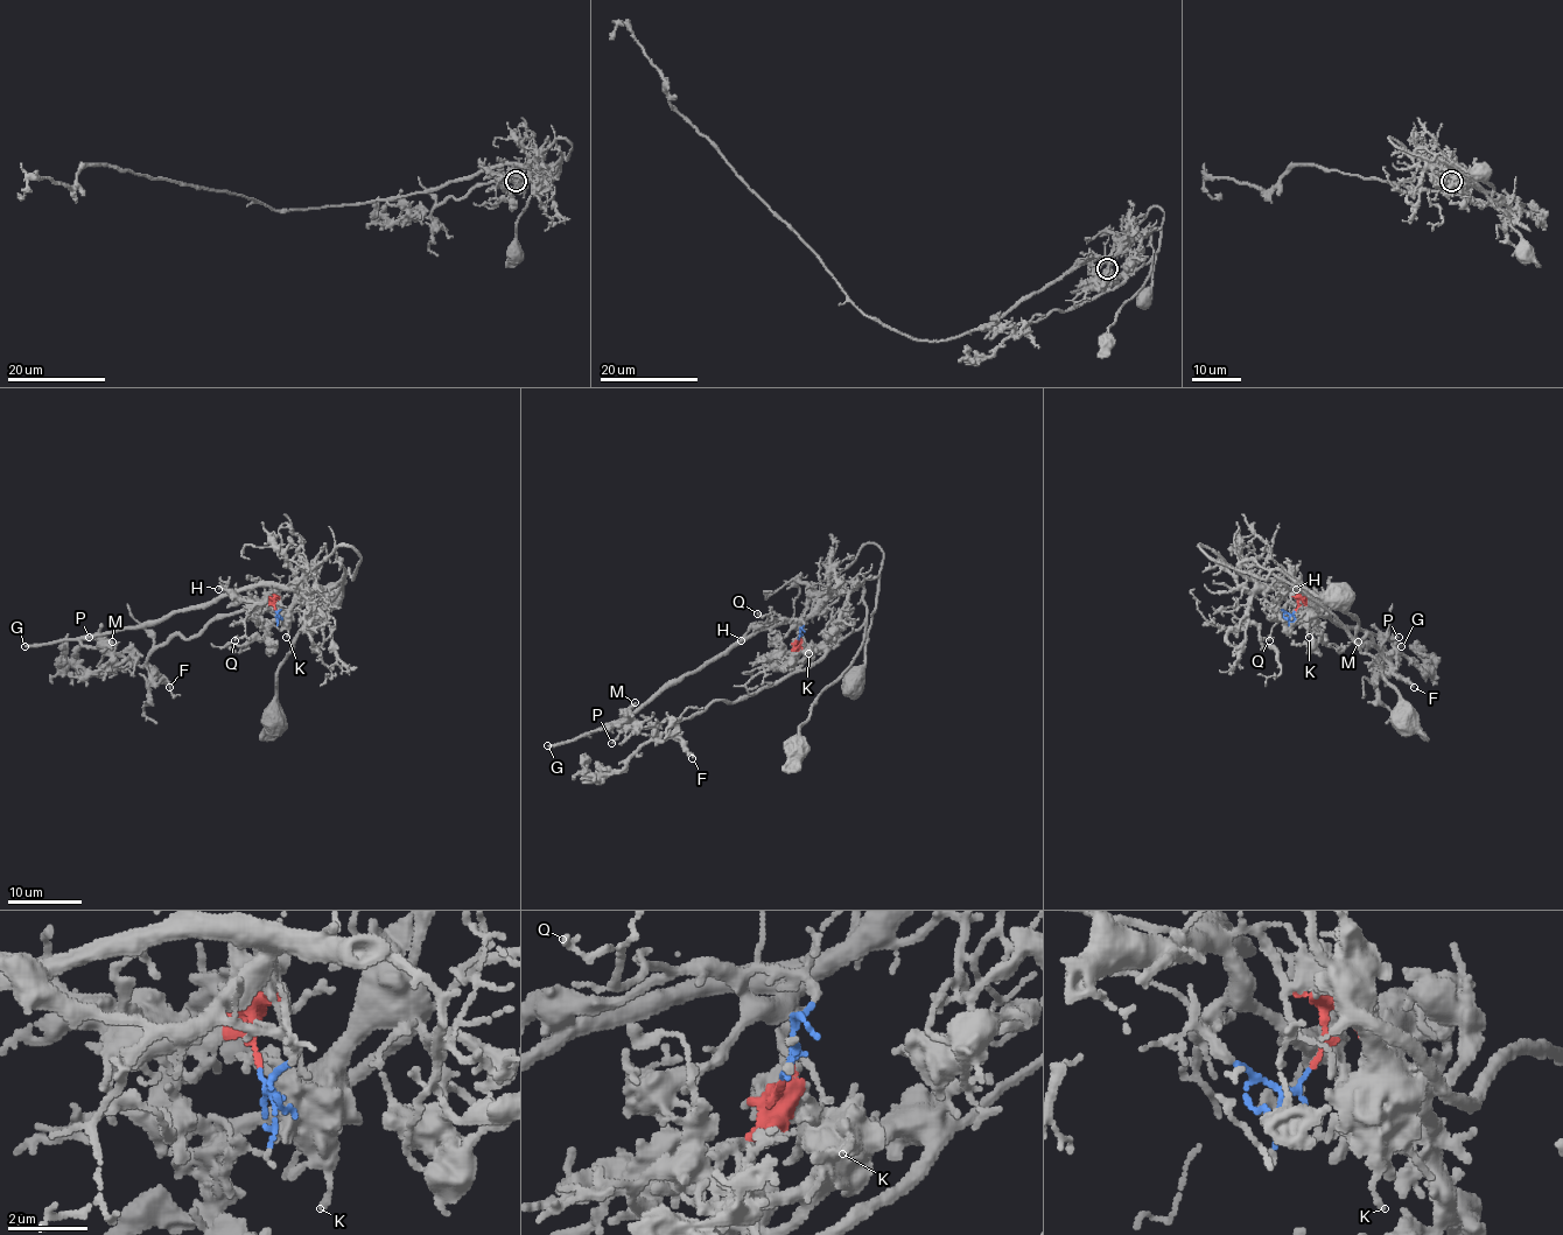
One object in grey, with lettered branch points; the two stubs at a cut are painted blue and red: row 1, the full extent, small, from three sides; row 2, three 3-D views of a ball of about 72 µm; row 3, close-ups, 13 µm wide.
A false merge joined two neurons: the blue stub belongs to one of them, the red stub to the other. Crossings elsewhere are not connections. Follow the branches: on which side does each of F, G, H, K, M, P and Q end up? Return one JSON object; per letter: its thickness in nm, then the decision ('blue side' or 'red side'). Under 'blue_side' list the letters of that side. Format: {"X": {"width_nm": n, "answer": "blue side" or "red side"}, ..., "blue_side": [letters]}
{"F": {"width_nm": 220, "answer": "red side"}, "G": {"width_nm": 240, "answer": "blue side"}, "H": {"width_nm": 120, "answer": "blue side"}, "K": {"width_nm": 130, "answer": "red side"}, "M": {"width_nm": 440, "answer": "blue side"}, "P": {"width_nm": 200, "answer": "blue side"}, "Q": {"width_nm": 130, "answer": "blue side"}, "blue_side": ["G", "H", "M", "P", "Q"]}

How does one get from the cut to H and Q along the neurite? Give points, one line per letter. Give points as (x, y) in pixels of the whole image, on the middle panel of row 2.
H: (797, 639), (803, 624), (793, 618), (758, 624), (741, 640)
Q: (797, 639), (803, 624), (793, 618), (768, 622), (768, 615), (759, 616), (756, 612)

